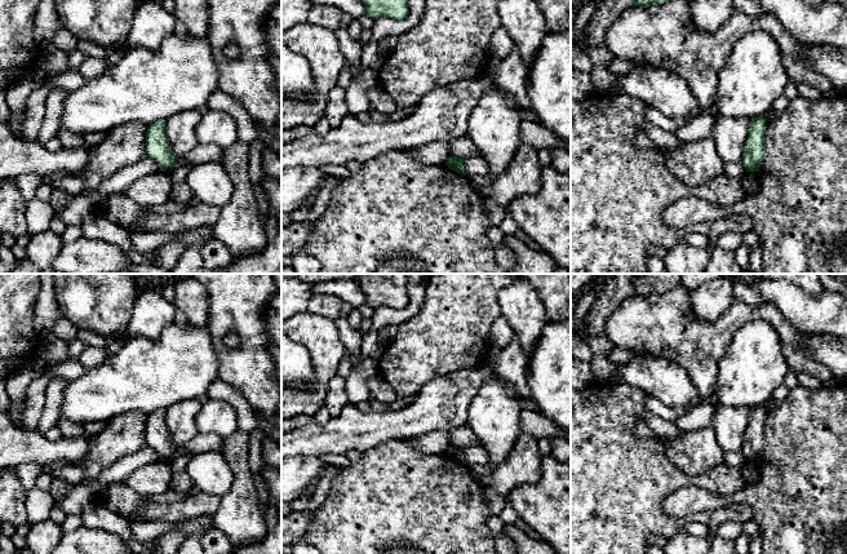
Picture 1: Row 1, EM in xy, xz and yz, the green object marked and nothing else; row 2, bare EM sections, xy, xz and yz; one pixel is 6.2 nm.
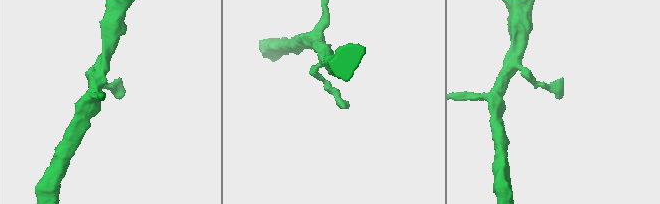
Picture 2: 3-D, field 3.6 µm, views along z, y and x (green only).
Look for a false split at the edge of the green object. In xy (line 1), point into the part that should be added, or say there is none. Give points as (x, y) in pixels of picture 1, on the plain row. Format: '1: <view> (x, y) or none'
1: none

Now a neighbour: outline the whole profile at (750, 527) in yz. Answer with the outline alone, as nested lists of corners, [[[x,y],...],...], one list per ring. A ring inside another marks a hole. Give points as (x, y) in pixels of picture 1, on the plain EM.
[[[748,519],[741,524],[742,524],[742,532],[749,535],[750,537],[762,537],[760,528],[754,519]]]

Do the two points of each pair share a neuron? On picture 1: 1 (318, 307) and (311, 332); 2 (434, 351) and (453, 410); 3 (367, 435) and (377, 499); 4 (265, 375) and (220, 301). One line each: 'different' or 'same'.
1: different
2: different
3: different
4: same

